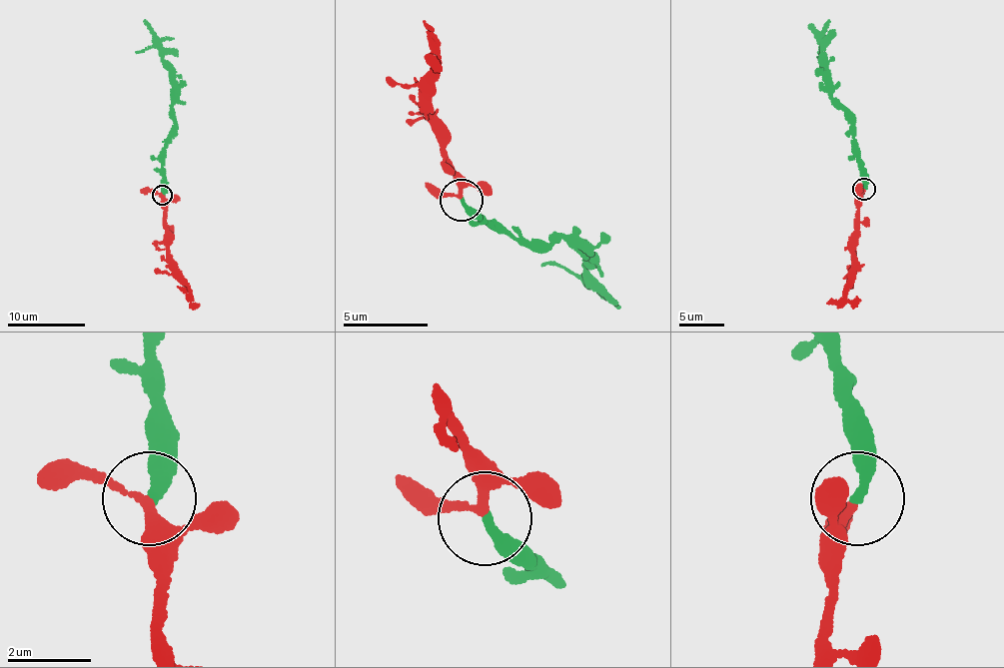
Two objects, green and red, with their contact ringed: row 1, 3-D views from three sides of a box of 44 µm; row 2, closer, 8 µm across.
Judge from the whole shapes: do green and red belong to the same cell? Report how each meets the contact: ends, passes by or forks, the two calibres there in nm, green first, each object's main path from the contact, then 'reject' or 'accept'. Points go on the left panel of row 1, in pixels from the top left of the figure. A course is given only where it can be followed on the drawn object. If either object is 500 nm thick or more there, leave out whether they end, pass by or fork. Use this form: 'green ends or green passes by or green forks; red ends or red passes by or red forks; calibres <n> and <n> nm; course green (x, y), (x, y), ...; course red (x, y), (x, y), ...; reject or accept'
green ends; red passes by; calibres 320 and 190 nm; course green (162, 195), (162, 160), (170, 133), (173, 70), (163, 59), (161, 41), (145, 20); course red (161, 194), (167, 260), (174, 277), (187, 287), (189, 294), (177, 286); accept

